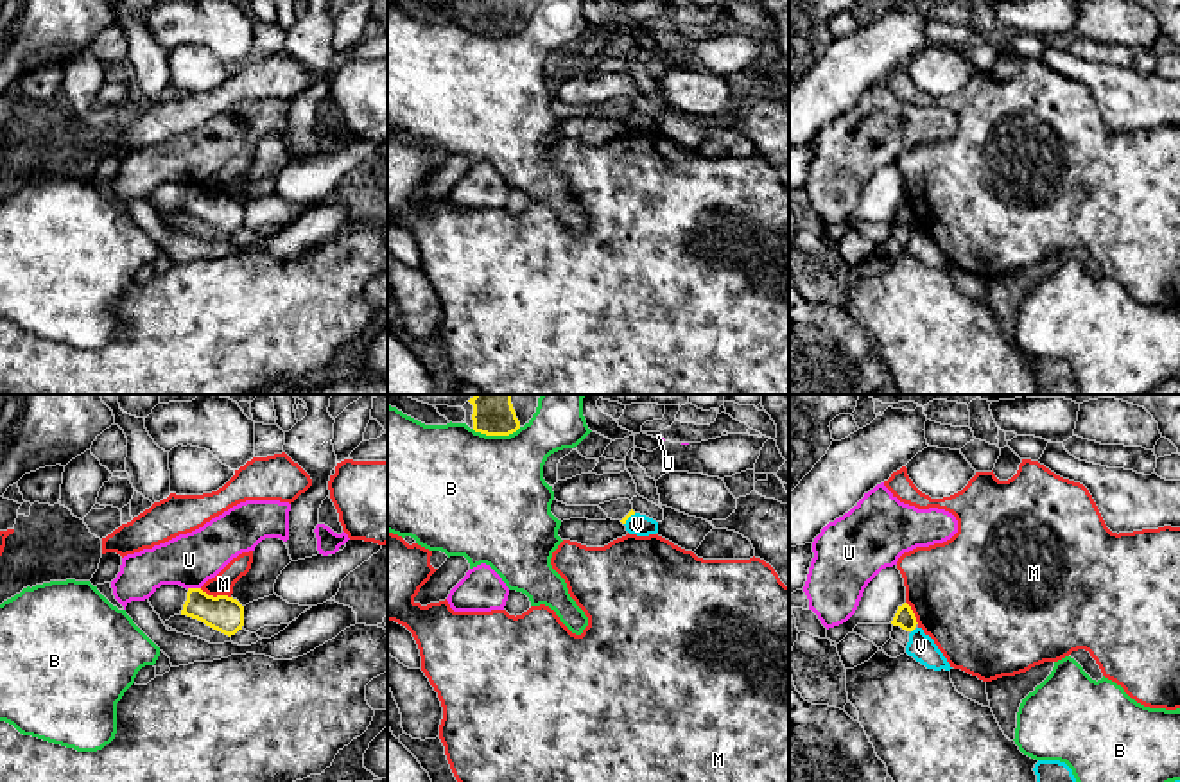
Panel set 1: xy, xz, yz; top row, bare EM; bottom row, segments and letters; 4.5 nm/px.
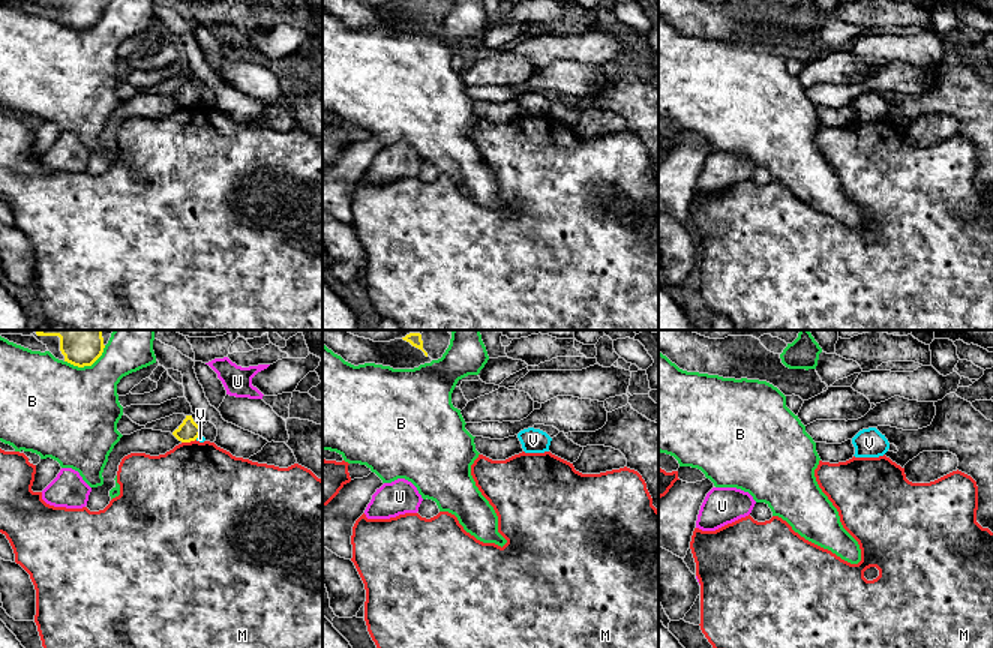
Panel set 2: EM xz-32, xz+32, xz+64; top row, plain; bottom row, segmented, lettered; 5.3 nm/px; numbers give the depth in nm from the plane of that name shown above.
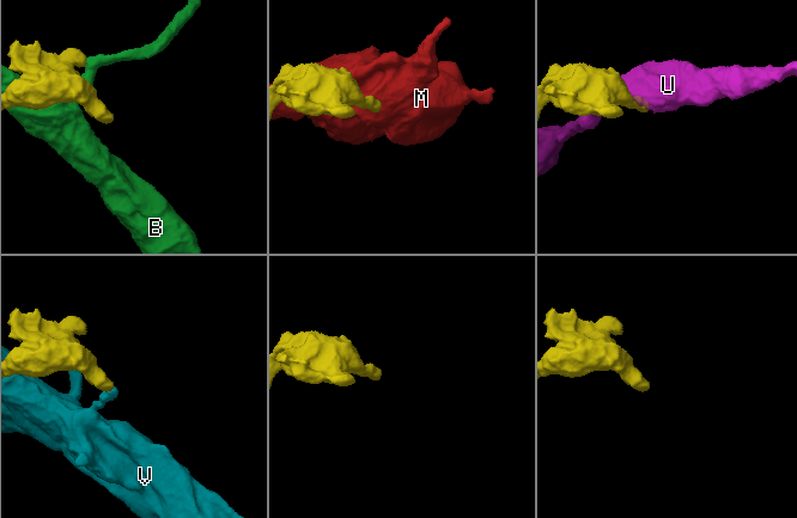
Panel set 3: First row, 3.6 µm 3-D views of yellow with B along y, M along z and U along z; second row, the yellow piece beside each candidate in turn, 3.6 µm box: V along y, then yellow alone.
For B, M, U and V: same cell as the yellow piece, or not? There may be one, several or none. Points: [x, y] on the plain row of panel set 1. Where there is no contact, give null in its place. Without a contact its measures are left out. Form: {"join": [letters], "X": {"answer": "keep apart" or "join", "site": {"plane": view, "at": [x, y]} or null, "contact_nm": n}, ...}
{"join": [], "B": {"answer": "keep apart", "site": {"plane": "xz", "at": [495, 33]}, "contact_nm": 220}, "M": {"answer": "keep apart", "site": {"plane": "xy", "at": [217, 194]}, "contact_nm": 150}, "U": {"answer": "keep apart", "site": {"plane": "xy", "at": [192, 187]}, "contact_nm": 60}, "V": {"answer": "keep apart", "site": {"plane": "xz", "at": [628, 115]}, "contact_nm": 80}}

